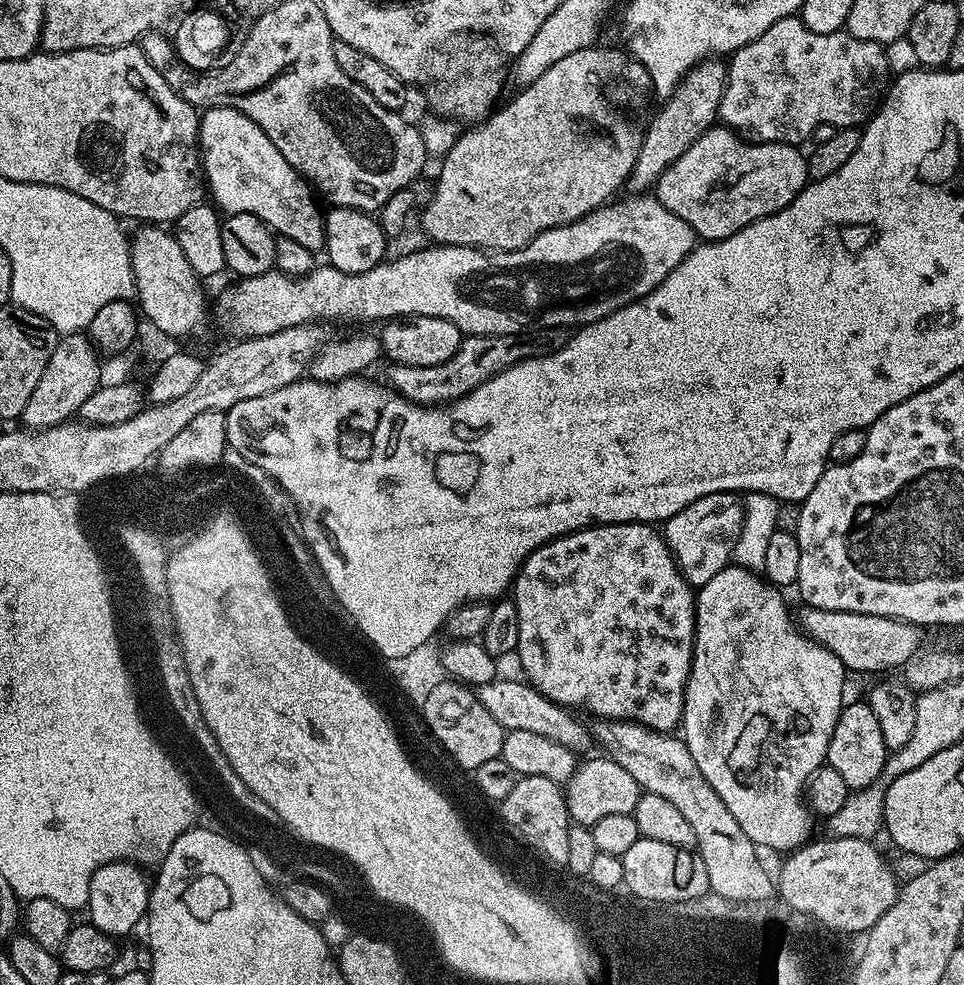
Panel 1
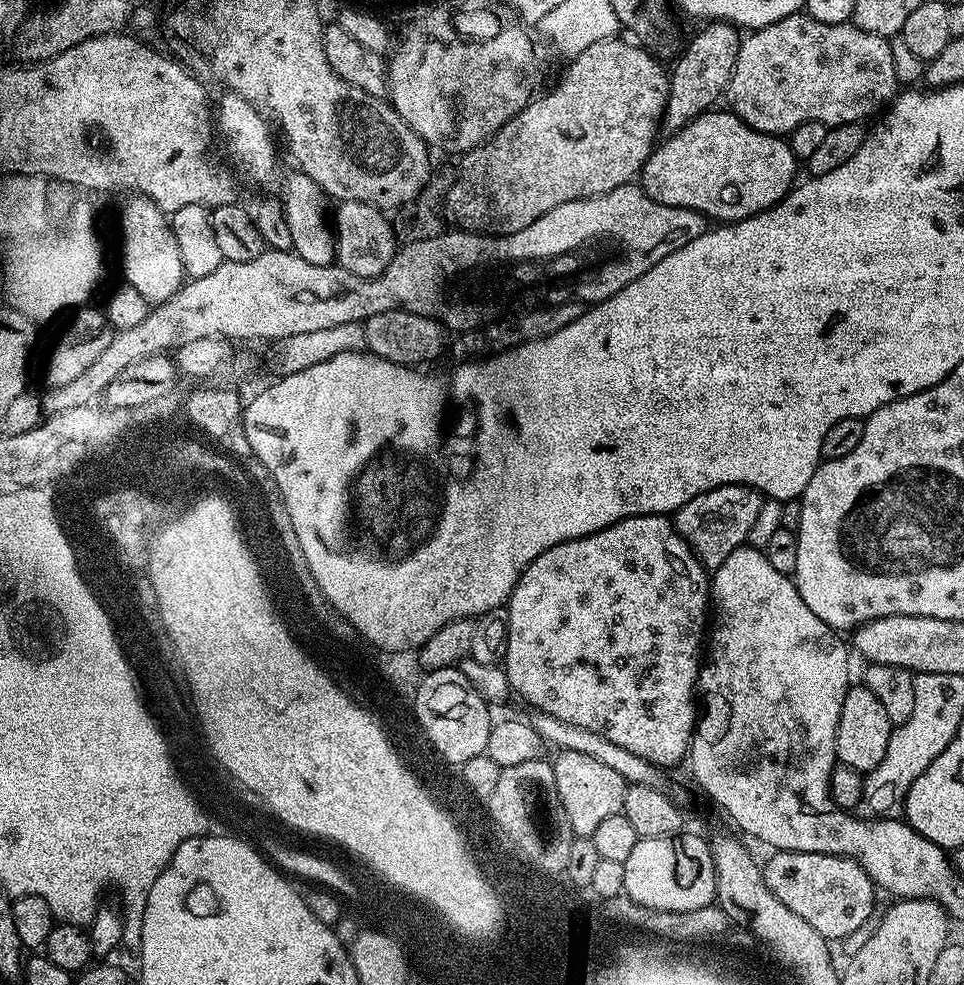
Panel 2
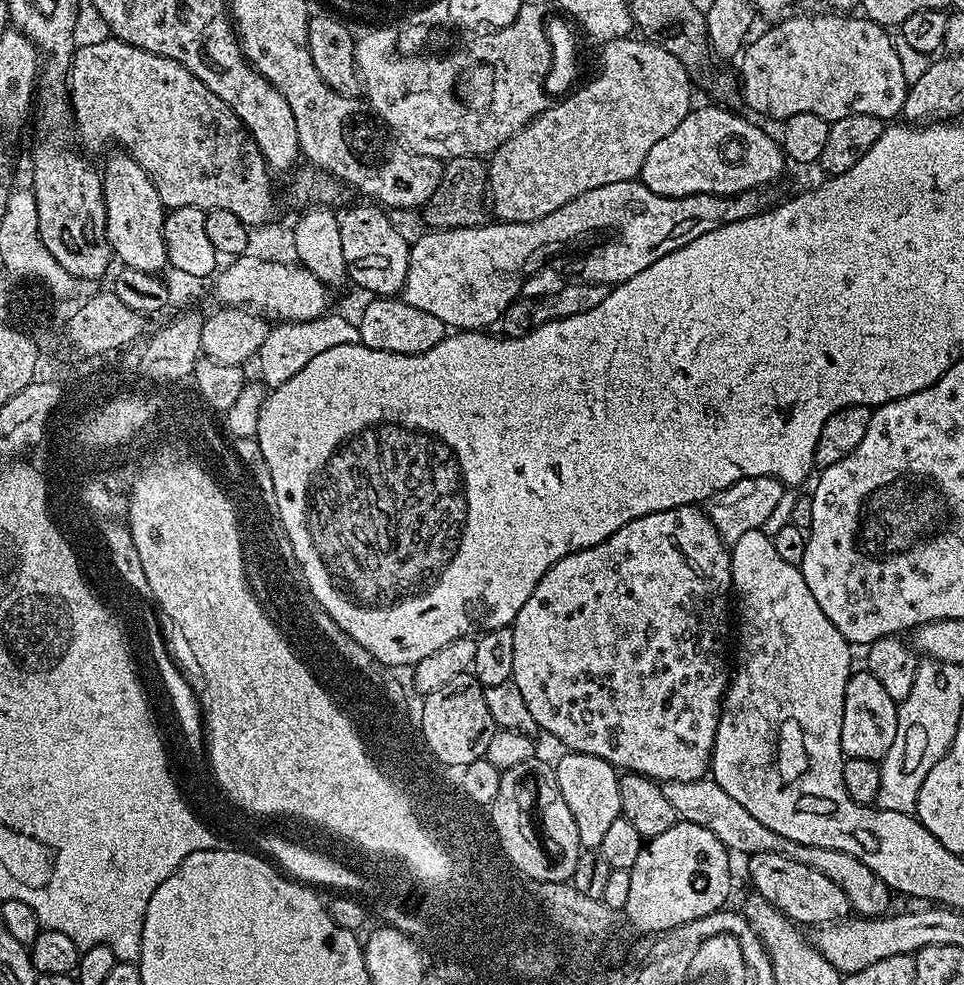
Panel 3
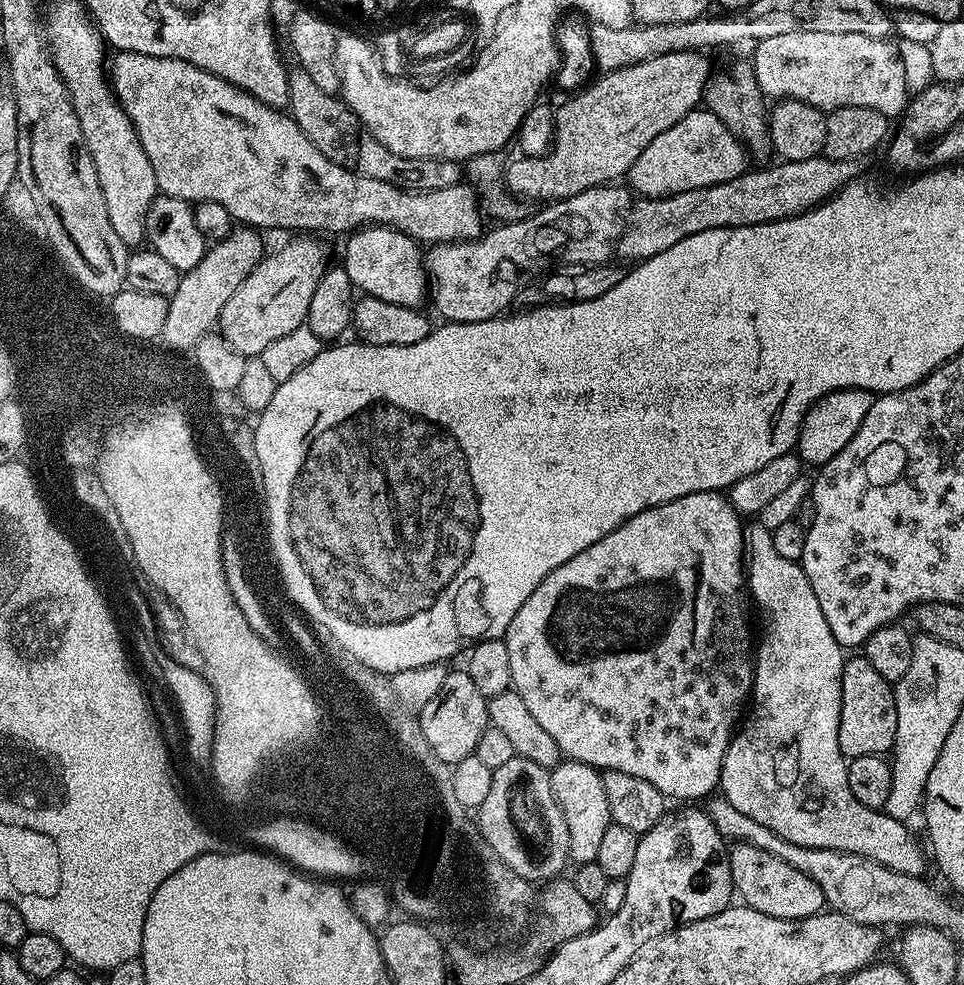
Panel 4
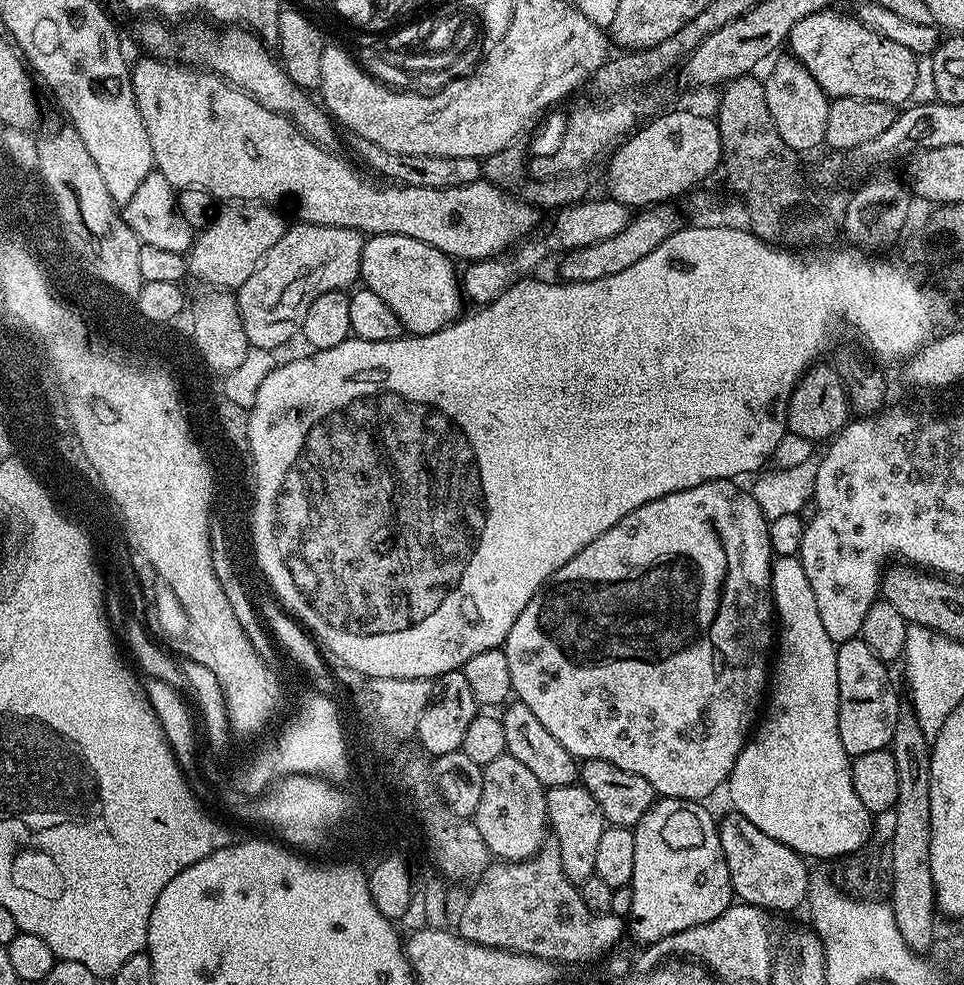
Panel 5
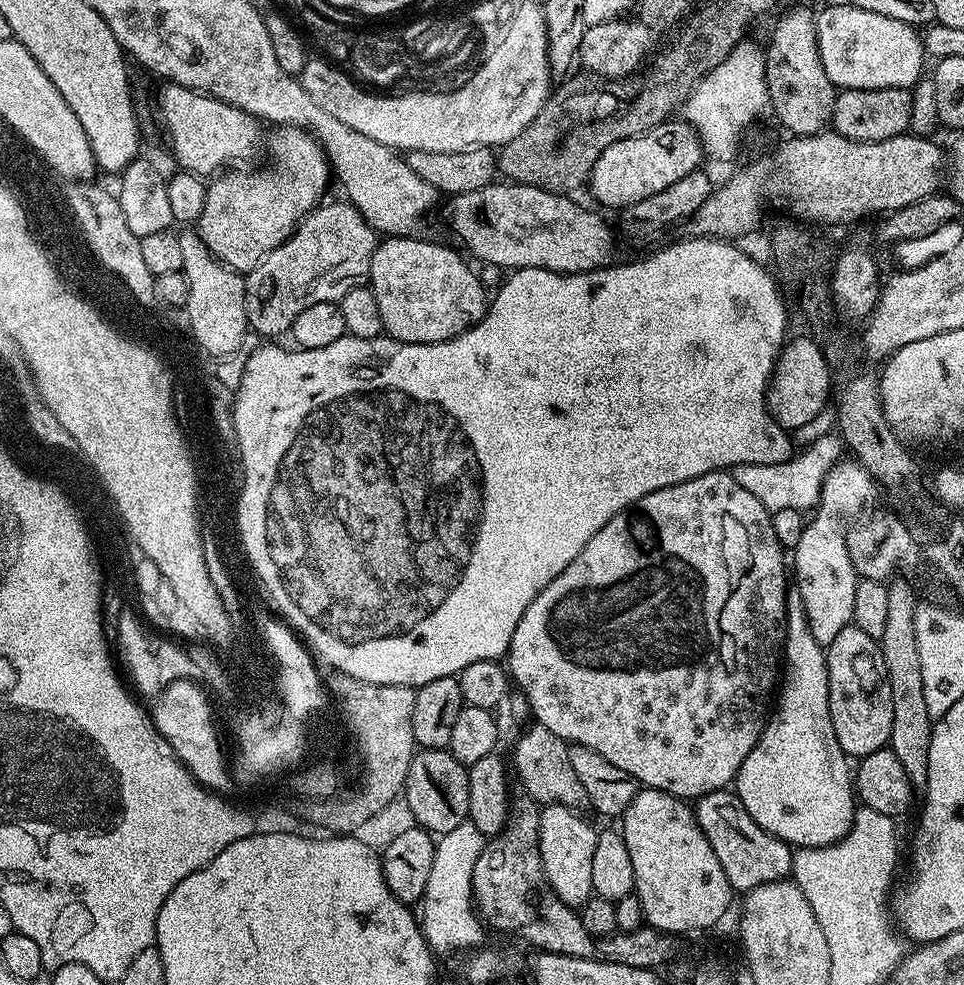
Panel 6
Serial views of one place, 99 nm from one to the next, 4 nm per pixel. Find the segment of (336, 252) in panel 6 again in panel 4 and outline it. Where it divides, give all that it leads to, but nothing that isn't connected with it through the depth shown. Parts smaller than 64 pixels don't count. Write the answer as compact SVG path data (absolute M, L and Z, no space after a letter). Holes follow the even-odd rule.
M300 234L277 252L269 251L256 269L230 294L218 321L219 335L245 358L259 357L270 342L297 330L308 319L308 303L314 298L314 286L329 267L328 248L323 239Z

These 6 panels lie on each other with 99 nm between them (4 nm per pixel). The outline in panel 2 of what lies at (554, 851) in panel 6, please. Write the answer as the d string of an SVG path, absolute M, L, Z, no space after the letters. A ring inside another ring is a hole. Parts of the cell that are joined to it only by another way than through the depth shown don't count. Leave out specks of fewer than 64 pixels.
M561 751L560 757L554 760L554 782L558 782L558 798L562 802L562 810L566 810L566 818L570 822L573 833L580 838L591 838L594 830L598 830L606 818L619 816L624 810L624 795L628 784L615 770L610 770L606 762L598 762L598 758L590 758L590 754Z

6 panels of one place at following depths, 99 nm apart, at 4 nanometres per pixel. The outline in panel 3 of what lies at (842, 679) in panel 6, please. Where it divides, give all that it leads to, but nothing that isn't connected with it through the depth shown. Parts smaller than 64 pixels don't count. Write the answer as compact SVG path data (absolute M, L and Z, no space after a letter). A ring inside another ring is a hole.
M867 670L853 671L846 682L844 695L844 717L842 718L842 738L840 748L847 759L866 758L881 761L894 742L894 734L898 734L898 702L886 694L882 682L874 678Z

